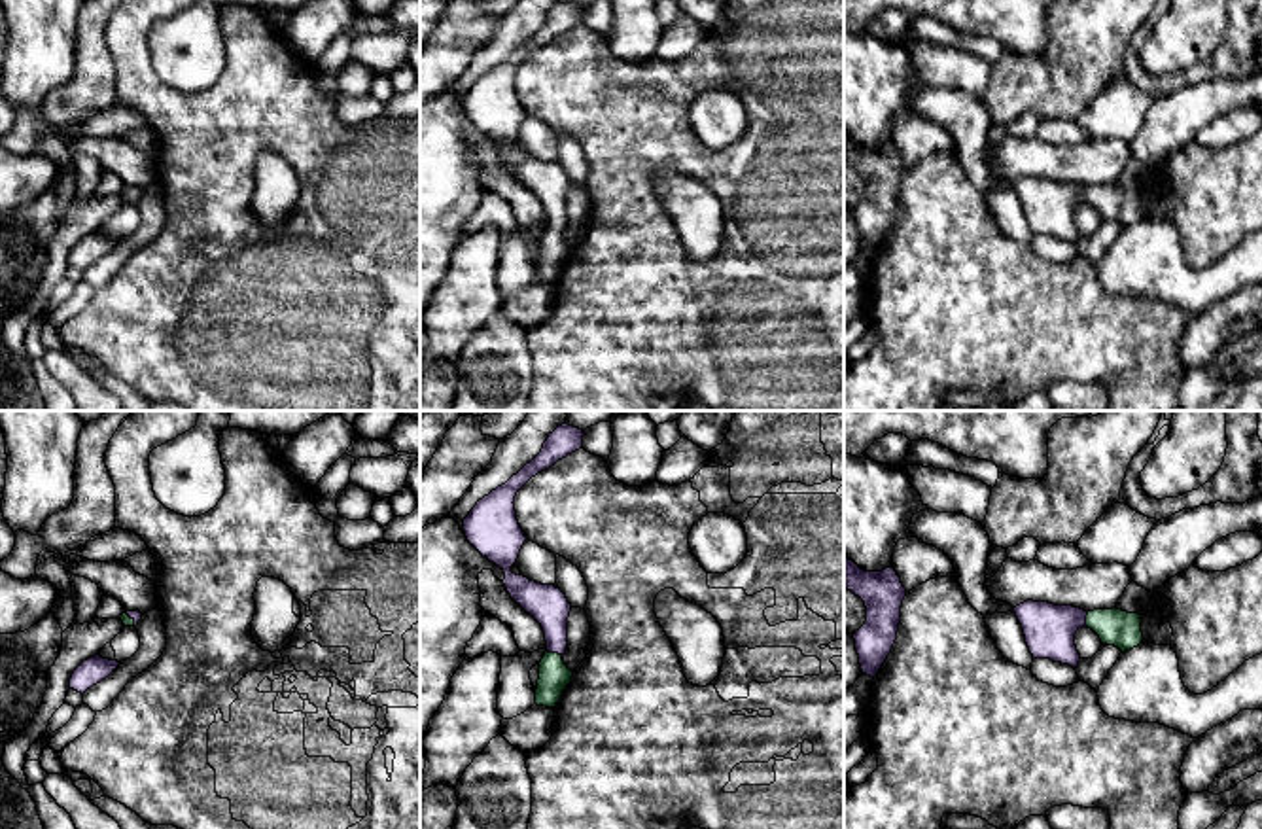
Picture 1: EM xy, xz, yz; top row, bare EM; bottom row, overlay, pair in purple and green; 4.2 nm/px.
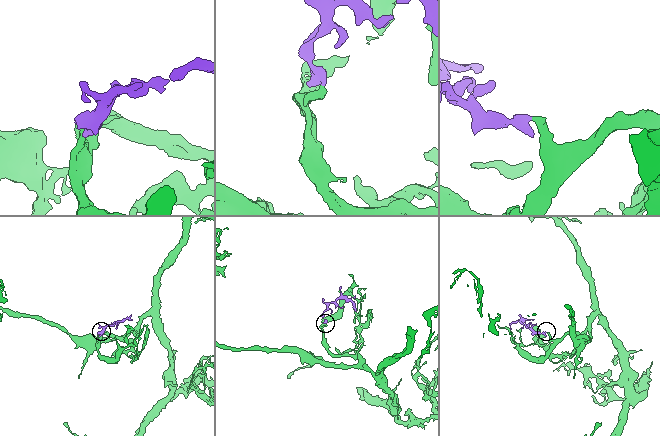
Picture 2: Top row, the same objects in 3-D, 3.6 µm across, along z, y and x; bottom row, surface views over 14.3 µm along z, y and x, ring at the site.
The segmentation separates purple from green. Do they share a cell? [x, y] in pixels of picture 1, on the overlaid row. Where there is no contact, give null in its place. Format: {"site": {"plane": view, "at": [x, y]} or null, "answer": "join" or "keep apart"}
{"site": {"plane": "xz", "at": [555, 652]}, "answer": "join"}

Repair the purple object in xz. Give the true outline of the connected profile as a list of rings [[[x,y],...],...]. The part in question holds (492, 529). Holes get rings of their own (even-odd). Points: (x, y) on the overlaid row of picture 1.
[[[570,424],[549,433],[541,452],[505,485],[477,502],[464,519],[467,541],[505,573],[511,598],[543,628],[547,651],[539,662],[535,704],[554,708],[573,672],[564,664],[571,604],[554,585],[541,585],[511,572],[528,539],[517,520],[515,496],[537,473],[583,449],[585,432]]]

